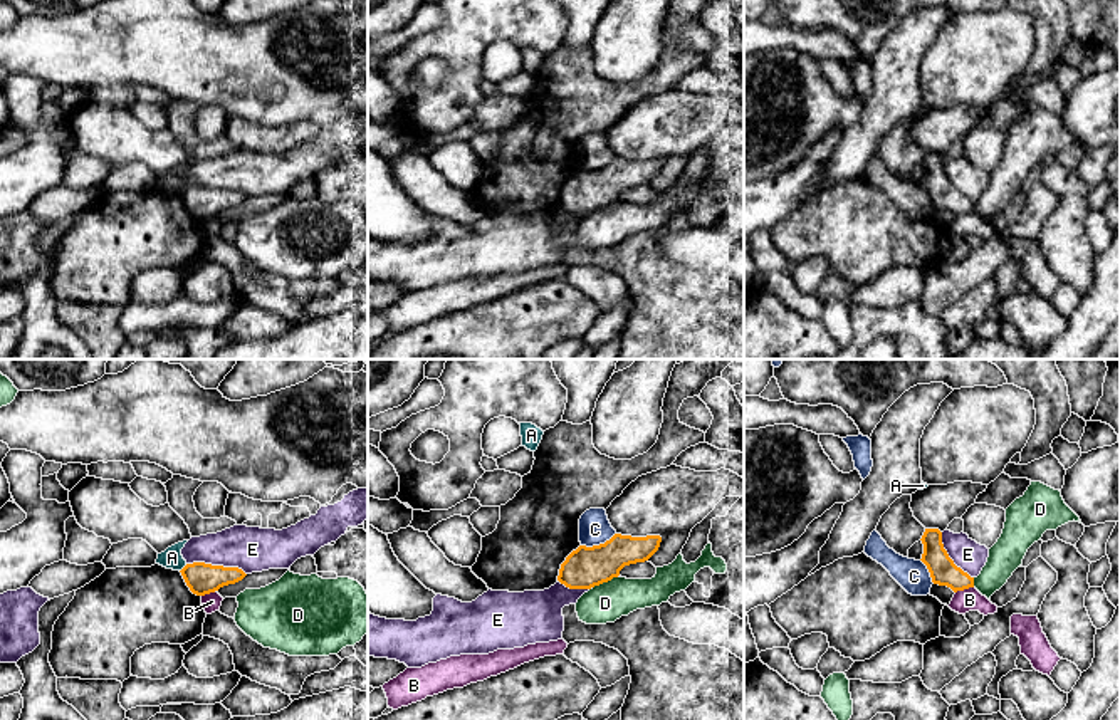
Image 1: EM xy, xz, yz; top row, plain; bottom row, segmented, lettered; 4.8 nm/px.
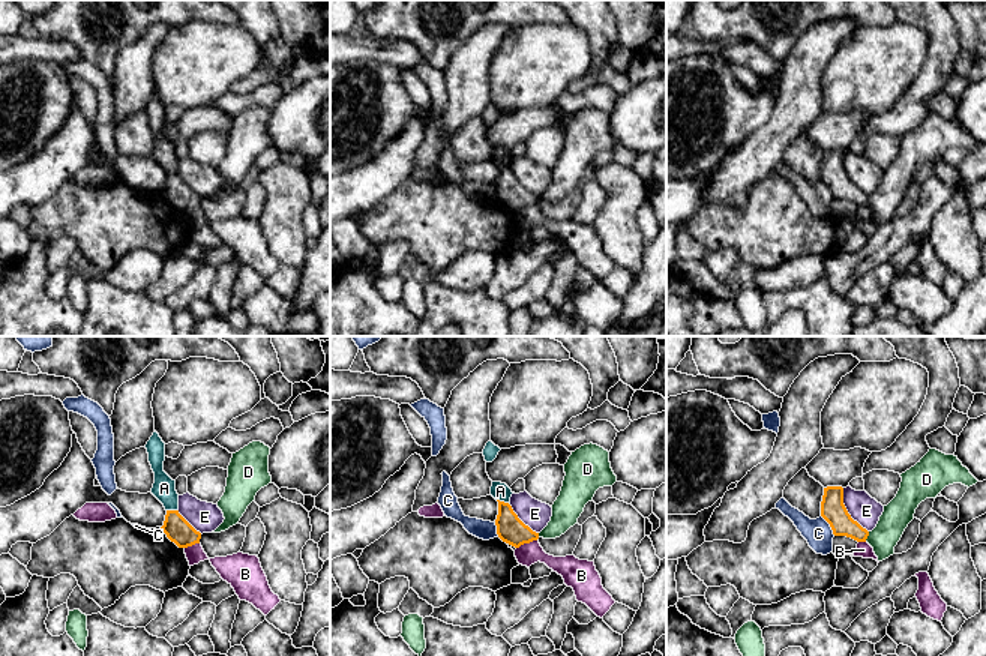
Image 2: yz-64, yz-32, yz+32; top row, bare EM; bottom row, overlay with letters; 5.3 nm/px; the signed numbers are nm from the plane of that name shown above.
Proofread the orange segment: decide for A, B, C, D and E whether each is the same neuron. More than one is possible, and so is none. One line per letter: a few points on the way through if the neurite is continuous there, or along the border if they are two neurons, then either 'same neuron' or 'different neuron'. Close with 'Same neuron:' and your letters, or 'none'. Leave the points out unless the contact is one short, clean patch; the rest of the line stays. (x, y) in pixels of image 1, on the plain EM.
A: different neuron
B: along yz (973, 210), (956, 217) | different neuron
C: along xz (615, 156), (603, 166), (581, 170) | different neuron
D: different neuron
E: different neuron
Same neuron: none

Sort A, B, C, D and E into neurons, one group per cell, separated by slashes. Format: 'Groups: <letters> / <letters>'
Groups: A / B / C / D / E

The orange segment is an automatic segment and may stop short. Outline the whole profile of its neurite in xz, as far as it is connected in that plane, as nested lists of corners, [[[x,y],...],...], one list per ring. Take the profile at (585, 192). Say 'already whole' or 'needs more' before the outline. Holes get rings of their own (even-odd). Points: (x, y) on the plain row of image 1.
already whole | [[[615,158],[599,170],[579,170],[561,188],[557,205],[569,213],[591,213],[620,200],[625,190],[648,185],[660,171],[660,159]]]

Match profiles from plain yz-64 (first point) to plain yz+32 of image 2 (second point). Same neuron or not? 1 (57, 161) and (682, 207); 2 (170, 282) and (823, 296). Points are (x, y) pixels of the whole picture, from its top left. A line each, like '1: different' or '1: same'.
1: same
2: different

